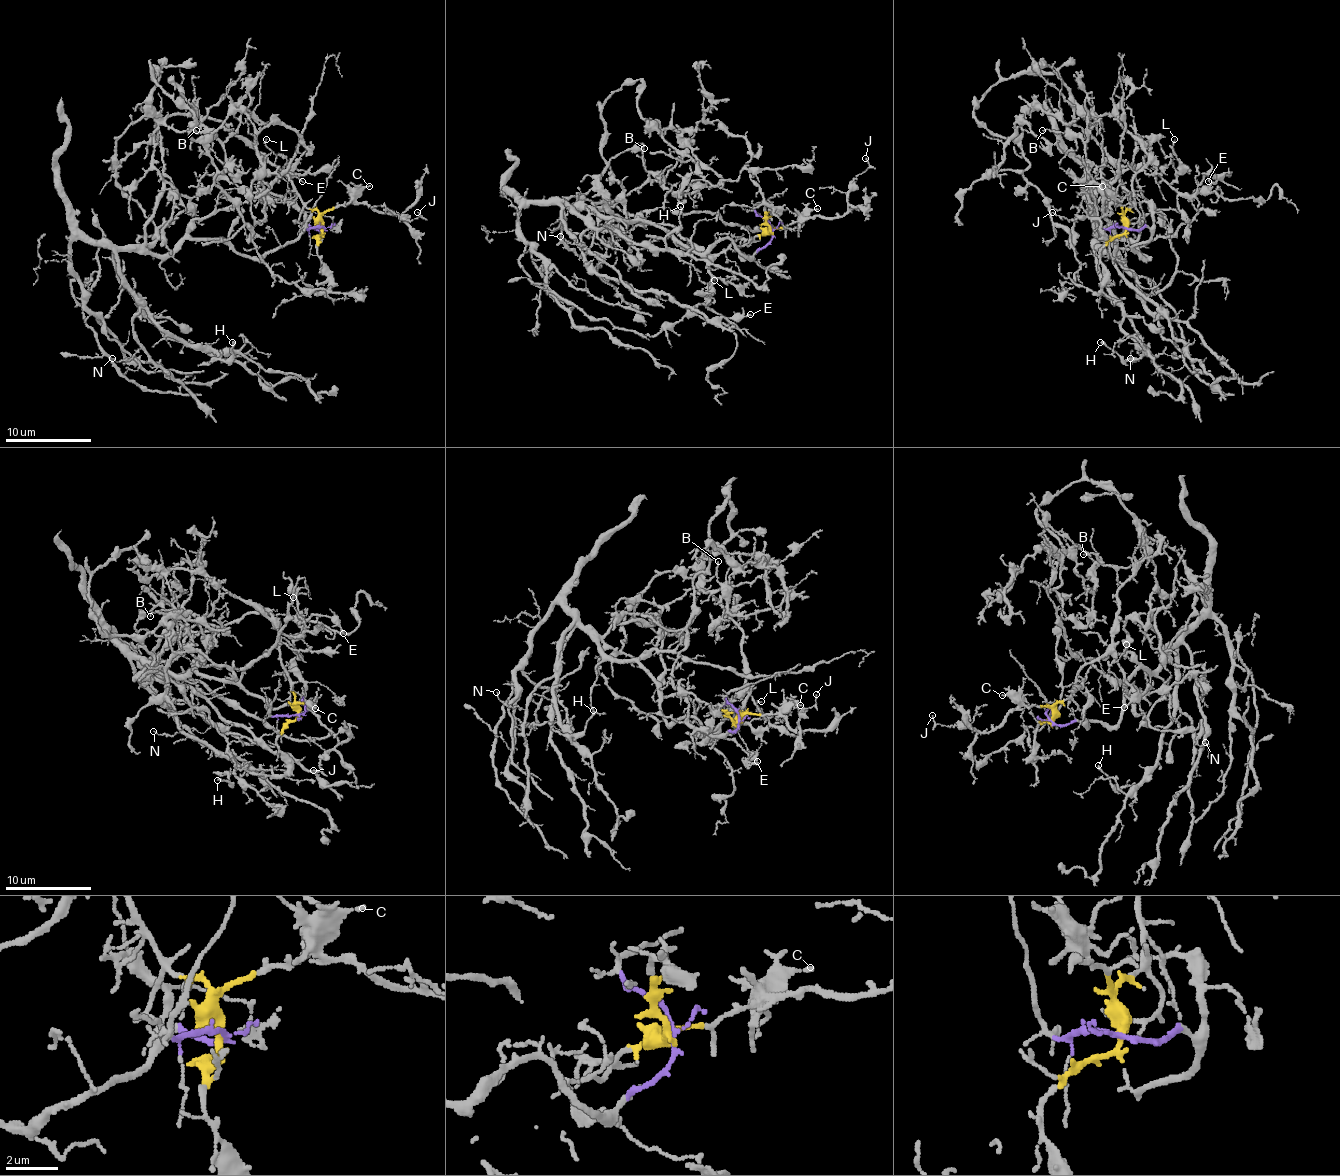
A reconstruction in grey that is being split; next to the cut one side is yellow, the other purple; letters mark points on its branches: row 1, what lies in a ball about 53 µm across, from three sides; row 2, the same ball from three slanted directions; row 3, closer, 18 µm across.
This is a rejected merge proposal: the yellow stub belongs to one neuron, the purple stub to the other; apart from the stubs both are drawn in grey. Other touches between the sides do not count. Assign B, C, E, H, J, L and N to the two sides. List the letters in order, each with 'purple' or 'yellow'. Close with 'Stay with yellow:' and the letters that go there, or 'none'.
B: yellow
C: yellow
E: yellow
H: purple
J: yellow
L: yellow
N: purple
Stay with yellow: B, C, E, J, L

